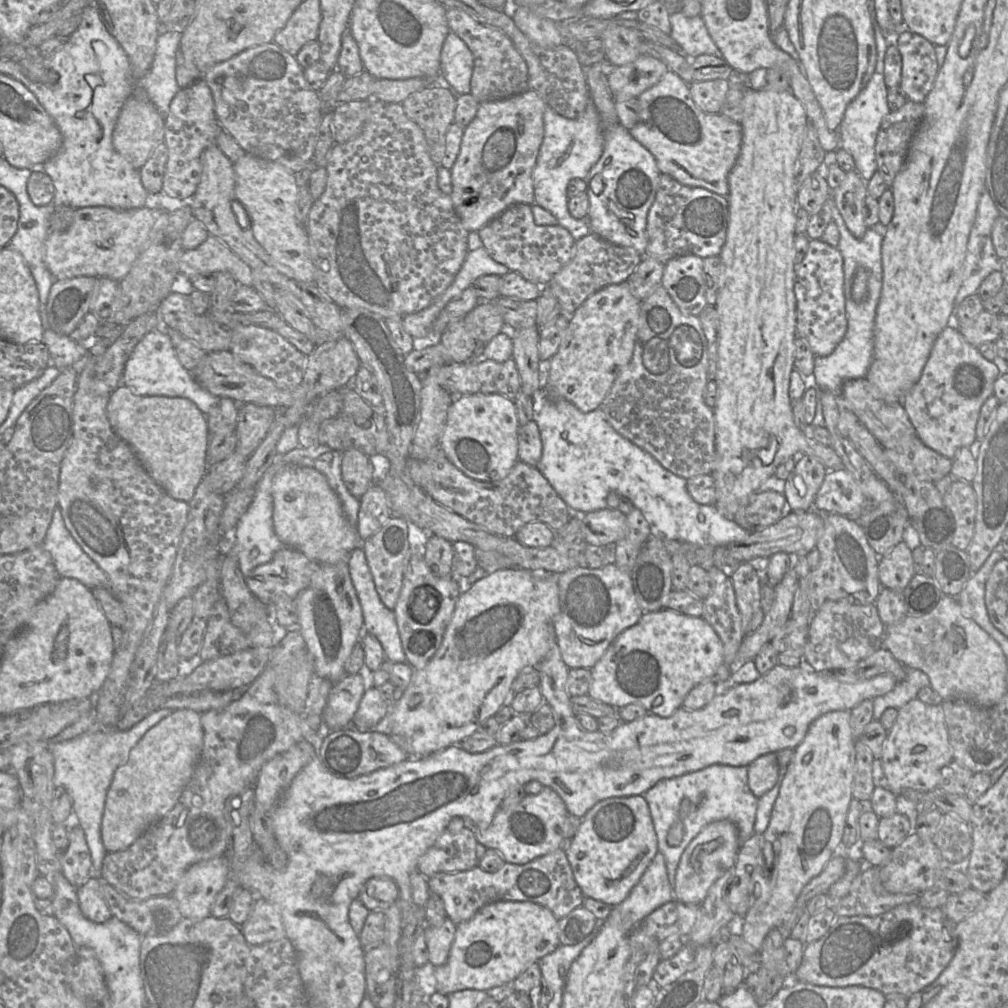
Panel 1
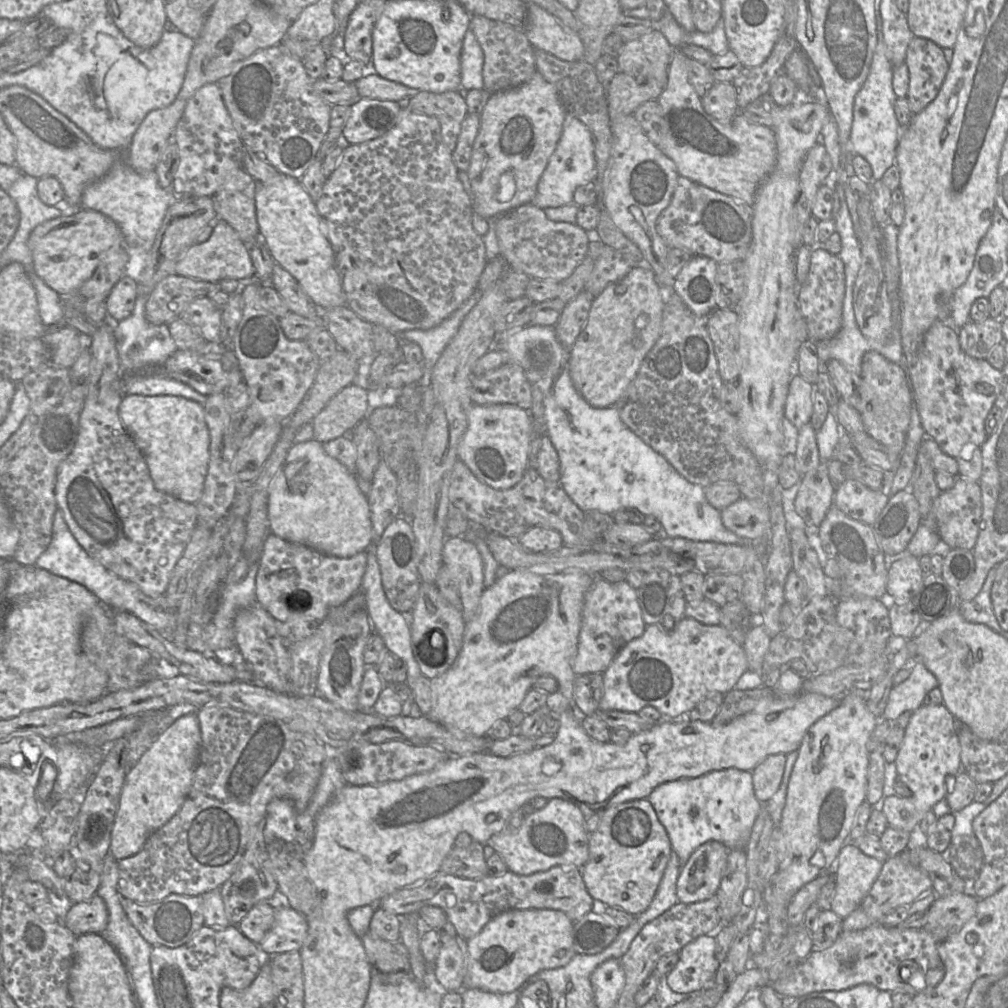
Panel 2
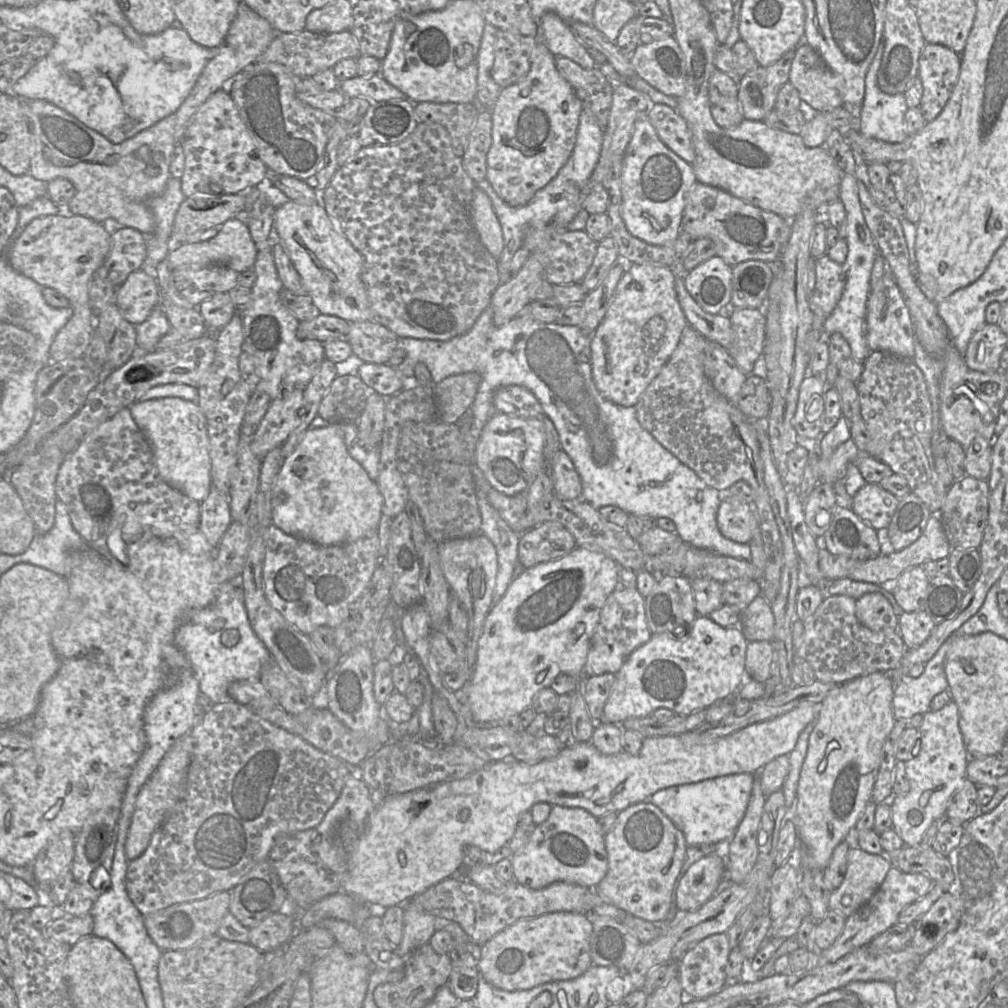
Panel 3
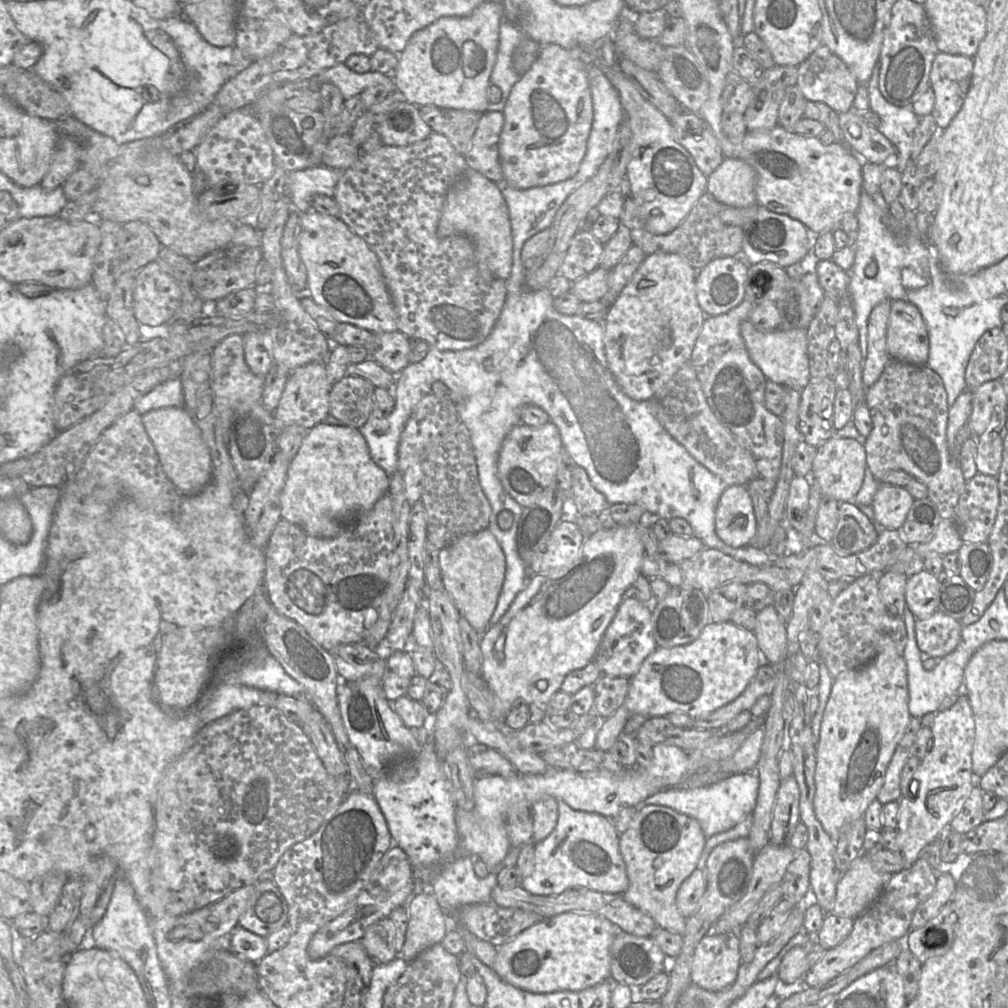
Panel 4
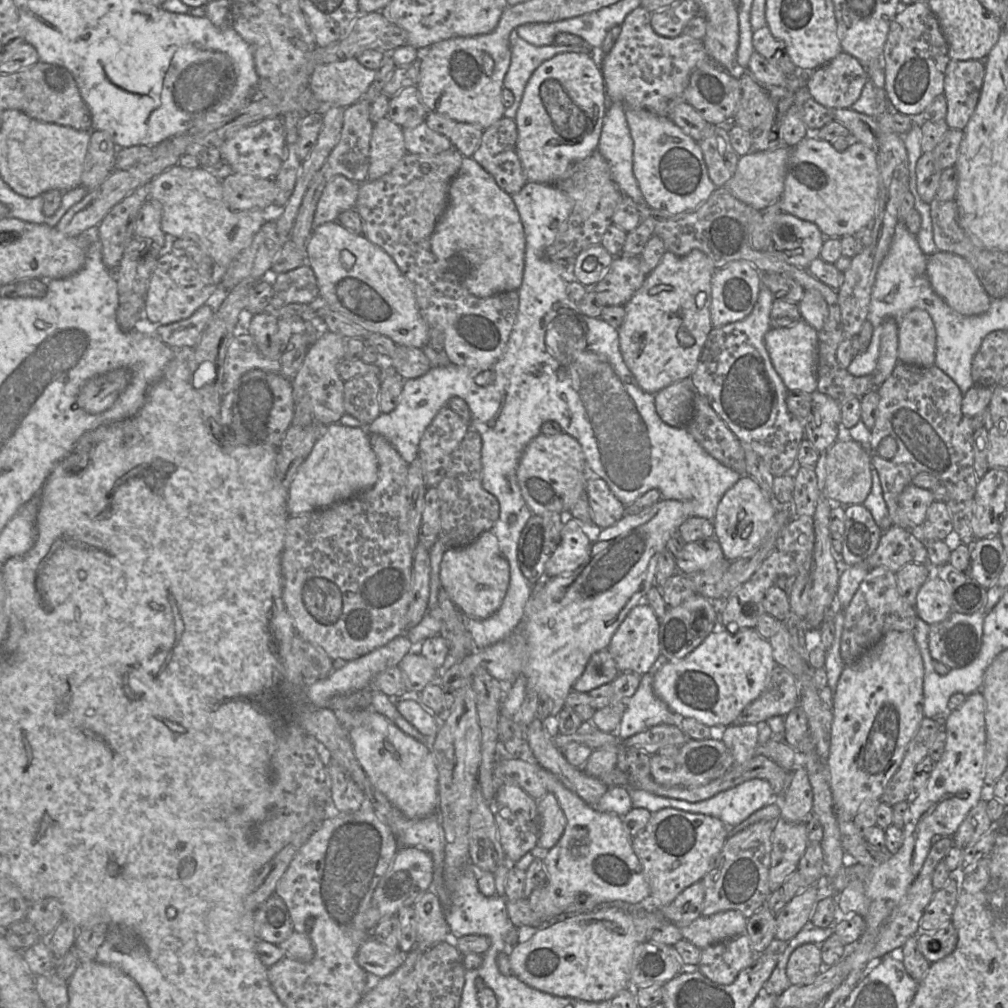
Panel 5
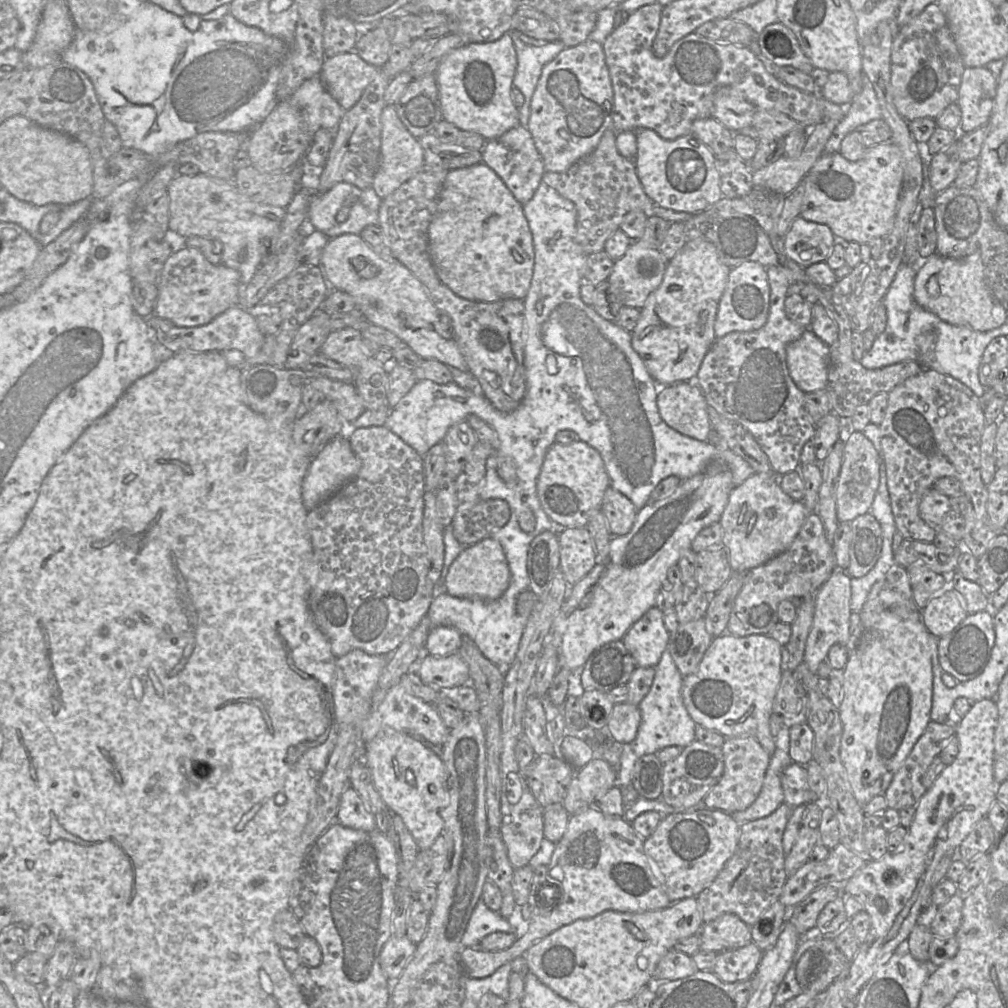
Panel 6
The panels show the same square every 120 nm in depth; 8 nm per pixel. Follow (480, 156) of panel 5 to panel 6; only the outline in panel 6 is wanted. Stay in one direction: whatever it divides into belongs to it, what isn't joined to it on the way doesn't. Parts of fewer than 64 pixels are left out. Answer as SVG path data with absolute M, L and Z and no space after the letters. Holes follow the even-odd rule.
M518 125L498 138L486 140L481 155L482 163L490 167L500 177L520 204L527 203L533 197L542 182L545 169L543 159L526 127Z

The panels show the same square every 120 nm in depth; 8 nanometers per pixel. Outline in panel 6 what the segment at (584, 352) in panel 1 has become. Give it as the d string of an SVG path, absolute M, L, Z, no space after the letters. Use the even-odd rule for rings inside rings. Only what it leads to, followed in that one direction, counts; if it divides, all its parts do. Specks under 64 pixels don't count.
M695 239L670 260L659 287L646 299L640 309L640 317L631 333L631 344L644 362L649 374L659 386L668 386L682 381L694 381L701 363L716 339L714 323L719 300L726 287L731 268L725 265L708 240Z

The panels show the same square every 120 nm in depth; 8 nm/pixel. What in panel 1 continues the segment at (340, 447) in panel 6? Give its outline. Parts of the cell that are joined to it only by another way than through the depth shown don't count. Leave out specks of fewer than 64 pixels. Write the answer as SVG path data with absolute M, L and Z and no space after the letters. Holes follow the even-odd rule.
M286 465L275 475L272 484L273 497L273 527L280 541L291 547L308 559L320 564L336 564L347 562L351 553L361 547L362 540L357 526L349 523L337 494L330 487L326 477L311 467Z

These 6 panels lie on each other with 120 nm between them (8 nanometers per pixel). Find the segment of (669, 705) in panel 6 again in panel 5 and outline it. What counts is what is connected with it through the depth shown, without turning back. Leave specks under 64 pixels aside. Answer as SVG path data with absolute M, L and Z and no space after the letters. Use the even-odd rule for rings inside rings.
M658 667L641 676L640 685L621 717L617 731L620 741L659 724L679 726L683 717L673 712L653 690L653 677Z

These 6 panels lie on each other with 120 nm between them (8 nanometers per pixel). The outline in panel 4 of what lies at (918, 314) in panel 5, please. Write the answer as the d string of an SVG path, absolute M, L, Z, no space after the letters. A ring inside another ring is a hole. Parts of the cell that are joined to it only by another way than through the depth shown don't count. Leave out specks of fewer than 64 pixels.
M903 300L892 301L886 344L891 358L926 365L929 356L928 332L916 306Z

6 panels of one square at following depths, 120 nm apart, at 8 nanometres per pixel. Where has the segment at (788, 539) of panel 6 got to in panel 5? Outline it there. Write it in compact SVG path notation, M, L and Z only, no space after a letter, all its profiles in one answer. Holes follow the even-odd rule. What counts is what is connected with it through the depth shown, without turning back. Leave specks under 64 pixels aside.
M748 474L742 475L740 479L722 496L716 510L715 517L713 519L715 538L720 544L720 547L724 553L724 556L730 562L741 558L747 553L755 552L767 533L775 522L775 515L779 509L778 505L786 505L778 503L776 500L771 500L767 497L757 484L757 482L751 478Z

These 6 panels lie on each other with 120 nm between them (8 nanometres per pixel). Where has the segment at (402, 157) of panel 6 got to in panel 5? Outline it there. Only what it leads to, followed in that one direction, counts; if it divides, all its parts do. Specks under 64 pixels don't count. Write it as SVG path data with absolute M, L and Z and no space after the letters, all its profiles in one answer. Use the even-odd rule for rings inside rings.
M381 118L372 131L367 180L389 173L406 153L403 129L388 118Z

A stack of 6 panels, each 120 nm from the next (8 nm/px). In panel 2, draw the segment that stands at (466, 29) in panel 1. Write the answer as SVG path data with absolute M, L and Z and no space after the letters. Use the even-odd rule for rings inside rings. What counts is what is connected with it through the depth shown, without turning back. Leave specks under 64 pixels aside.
M471 14L469 30L475 35L484 54L483 89L493 94L519 87L532 78L536 72L535 48L523 28Z

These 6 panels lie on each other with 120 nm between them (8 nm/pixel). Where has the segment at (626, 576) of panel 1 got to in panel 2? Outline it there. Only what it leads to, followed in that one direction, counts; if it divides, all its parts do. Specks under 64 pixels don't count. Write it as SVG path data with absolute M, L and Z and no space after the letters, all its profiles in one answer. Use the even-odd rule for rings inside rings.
M597 577L584 597L578 644L572 660L573 672L576 676L604 673L619 651L640 637L646 626L636 589L626 580L611 583Z

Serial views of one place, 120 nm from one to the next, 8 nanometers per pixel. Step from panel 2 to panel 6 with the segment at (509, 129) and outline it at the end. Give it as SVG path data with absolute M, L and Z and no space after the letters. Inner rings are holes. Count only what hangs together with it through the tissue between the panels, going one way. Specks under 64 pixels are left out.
M587 40L562 50L541 72L530 103L526 128L532 135L546 172L564 172L589 155L599 144L604 132L612 127L614 94L602 44Z

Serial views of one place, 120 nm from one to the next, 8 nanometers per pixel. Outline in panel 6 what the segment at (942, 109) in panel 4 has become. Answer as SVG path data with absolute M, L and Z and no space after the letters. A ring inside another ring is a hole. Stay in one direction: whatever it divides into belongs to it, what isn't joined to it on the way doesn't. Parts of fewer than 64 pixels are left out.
M965 67L956 102L961 110L959 133L970 133L988 123L994 105L996 90L997 79L985 67Z

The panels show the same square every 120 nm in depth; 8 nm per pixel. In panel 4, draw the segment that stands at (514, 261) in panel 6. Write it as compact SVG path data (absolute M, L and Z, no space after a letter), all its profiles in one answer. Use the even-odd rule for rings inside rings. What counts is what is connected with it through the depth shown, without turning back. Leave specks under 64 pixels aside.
M468 169L462 174L448 190L438 223L437 236L439 238L456 234L466 235L474 241L478 263L484 263L493 276L505 281L510 277L513 239L507 204L496 184L472 169Z

